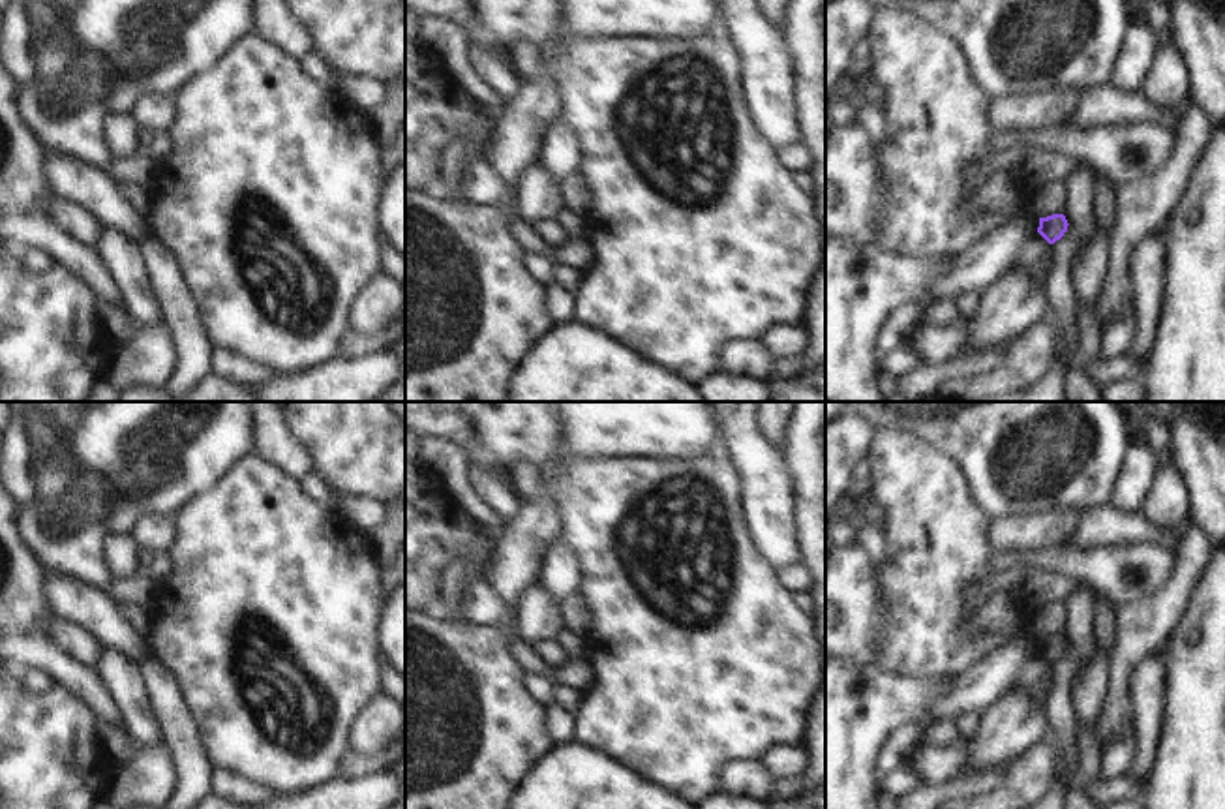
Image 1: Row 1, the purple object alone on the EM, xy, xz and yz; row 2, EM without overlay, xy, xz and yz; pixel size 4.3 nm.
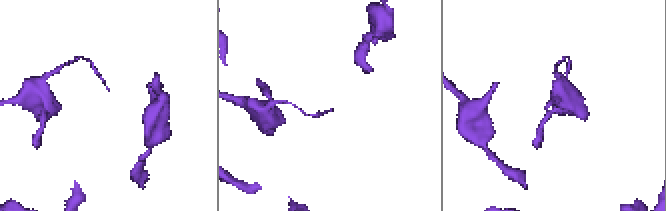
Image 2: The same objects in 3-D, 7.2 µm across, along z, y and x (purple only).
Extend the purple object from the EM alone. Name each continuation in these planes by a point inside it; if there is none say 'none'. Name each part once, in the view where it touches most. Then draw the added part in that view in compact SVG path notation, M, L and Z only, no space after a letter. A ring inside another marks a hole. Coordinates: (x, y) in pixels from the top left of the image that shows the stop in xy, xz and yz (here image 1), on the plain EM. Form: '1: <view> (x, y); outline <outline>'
none

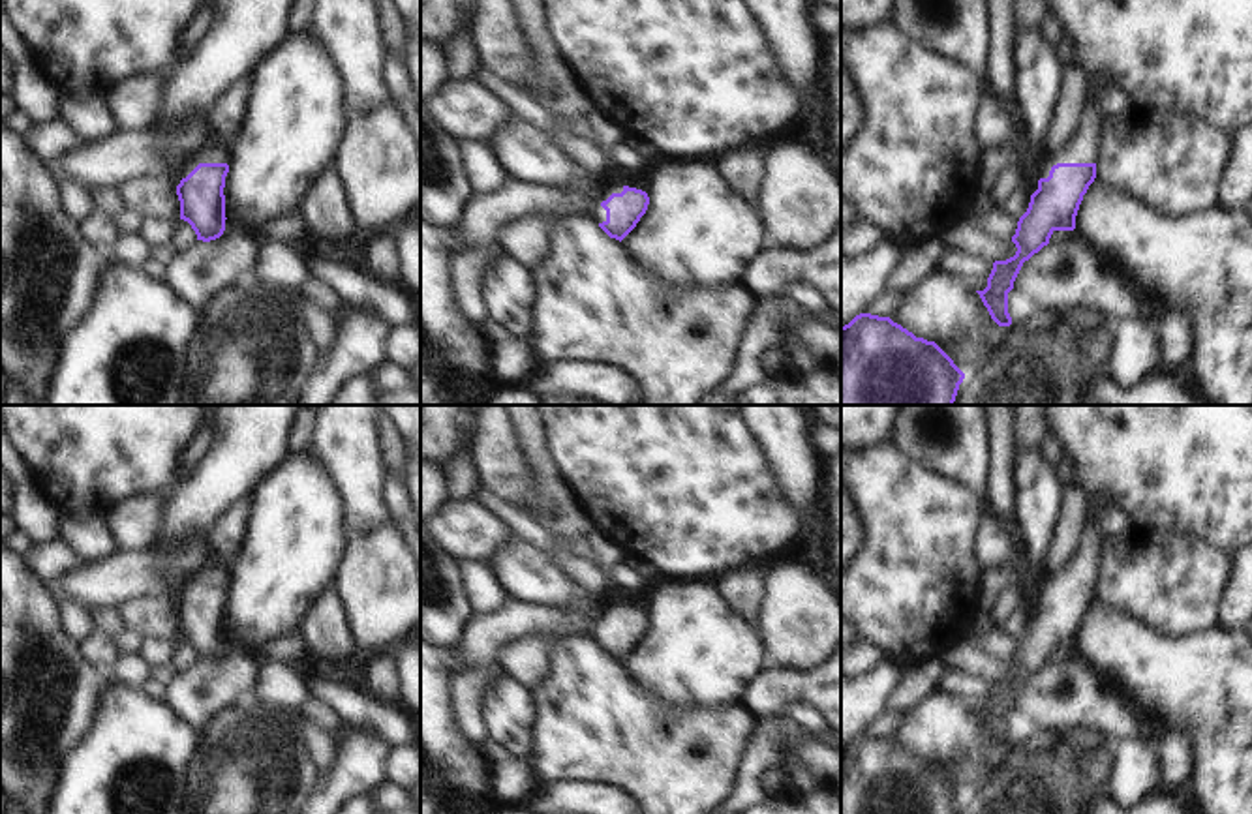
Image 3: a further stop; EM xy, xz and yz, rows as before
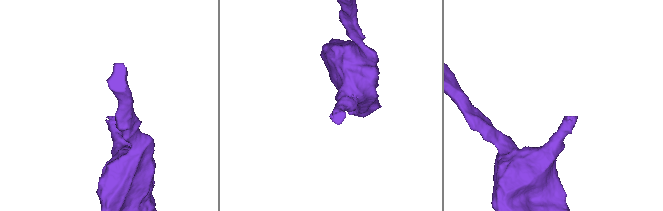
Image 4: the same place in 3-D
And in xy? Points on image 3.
1: xy (213, 571); outline M214 557L190 574L173 593L175 606L180 604L199 583L227 583L229 581L229 566Z

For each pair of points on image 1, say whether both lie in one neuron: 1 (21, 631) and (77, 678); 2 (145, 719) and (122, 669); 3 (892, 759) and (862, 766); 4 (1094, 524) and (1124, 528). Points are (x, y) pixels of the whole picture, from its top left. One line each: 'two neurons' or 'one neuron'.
1: one neuron
2: one neuron
3: two neurons
4: one neuron

